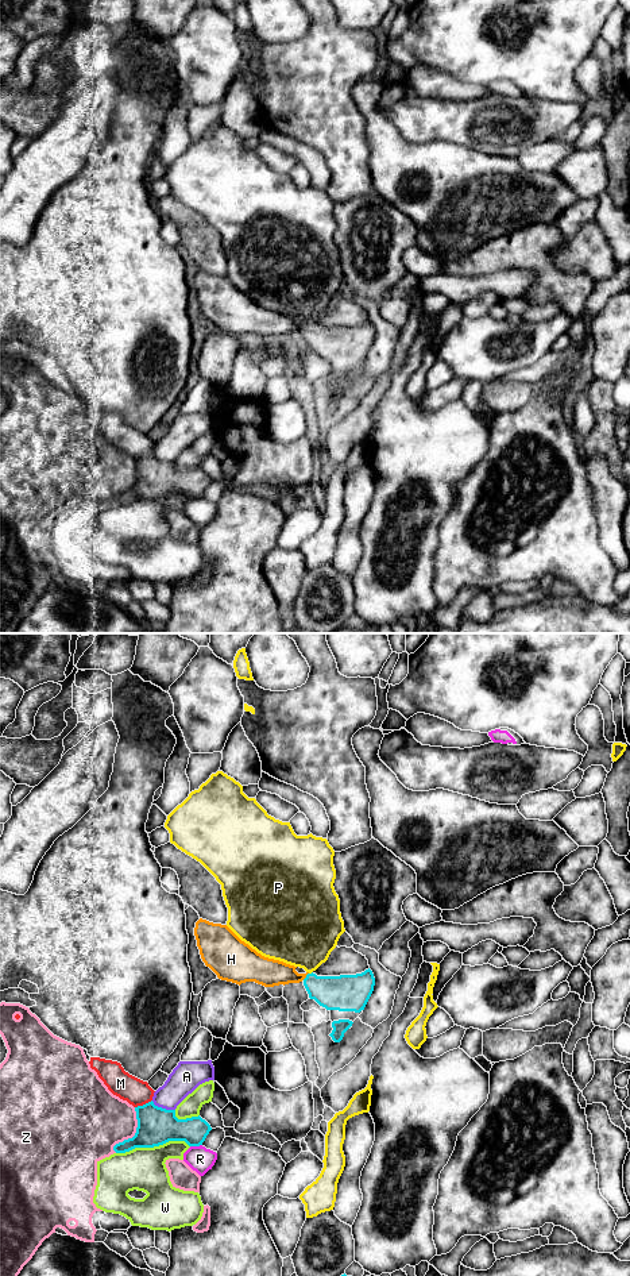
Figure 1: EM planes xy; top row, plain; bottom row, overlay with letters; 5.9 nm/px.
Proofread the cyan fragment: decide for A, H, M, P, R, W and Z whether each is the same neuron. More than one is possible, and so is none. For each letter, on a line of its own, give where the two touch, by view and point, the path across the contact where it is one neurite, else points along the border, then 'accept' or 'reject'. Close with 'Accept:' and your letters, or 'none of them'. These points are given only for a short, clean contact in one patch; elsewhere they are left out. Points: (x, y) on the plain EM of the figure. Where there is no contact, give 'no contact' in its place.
A: meets cyan in xy at (163, 461); reject
H: meets cyan in xy at (306, 328); runs through xy (344, 344), (320, 340), (306, 328), (269, 324); accept
M: meets cyan in xy at (143, 457); reject
P: meets cyan in xy at (312, 324); border along xy (312, 323), (309, 326); reject
R: meets cyan in xy at (196, 497); reject
W: meets cyan in xy at (153, 498); reject
Z: meets cyan in xy at (135, 486); reject
Accept: H

